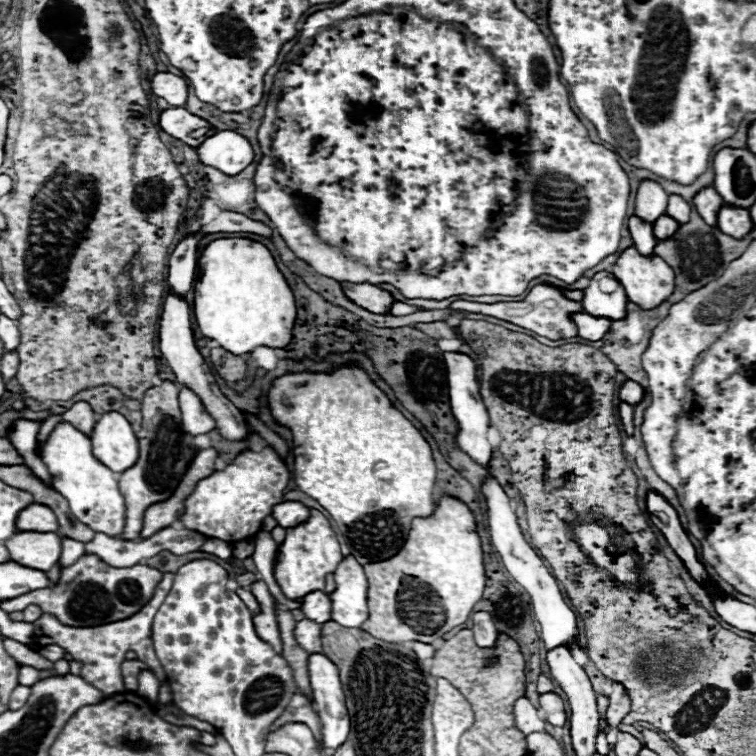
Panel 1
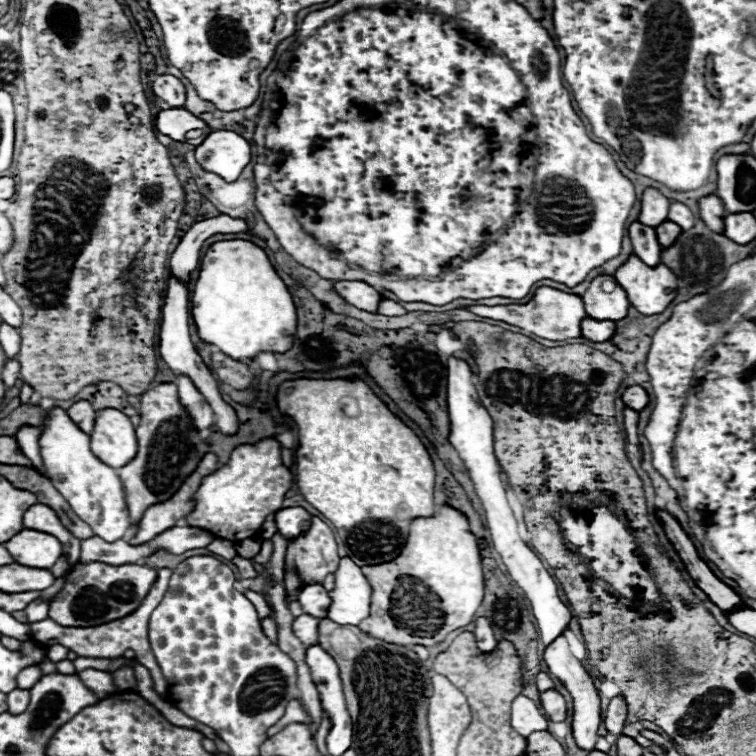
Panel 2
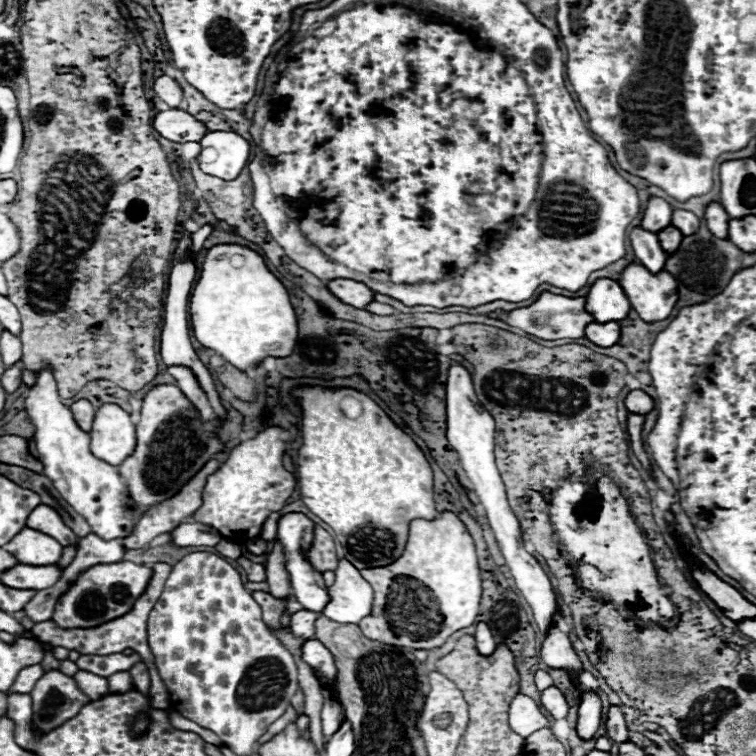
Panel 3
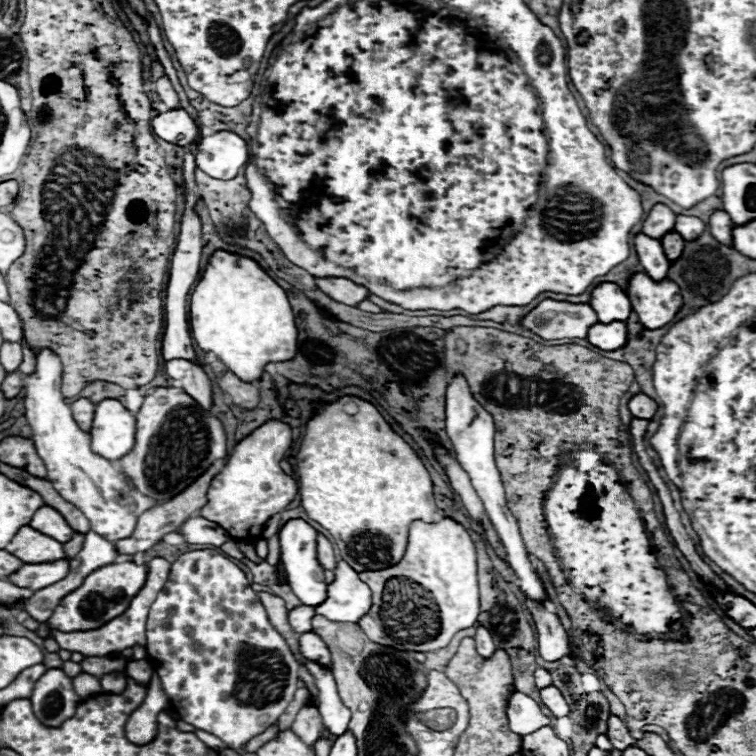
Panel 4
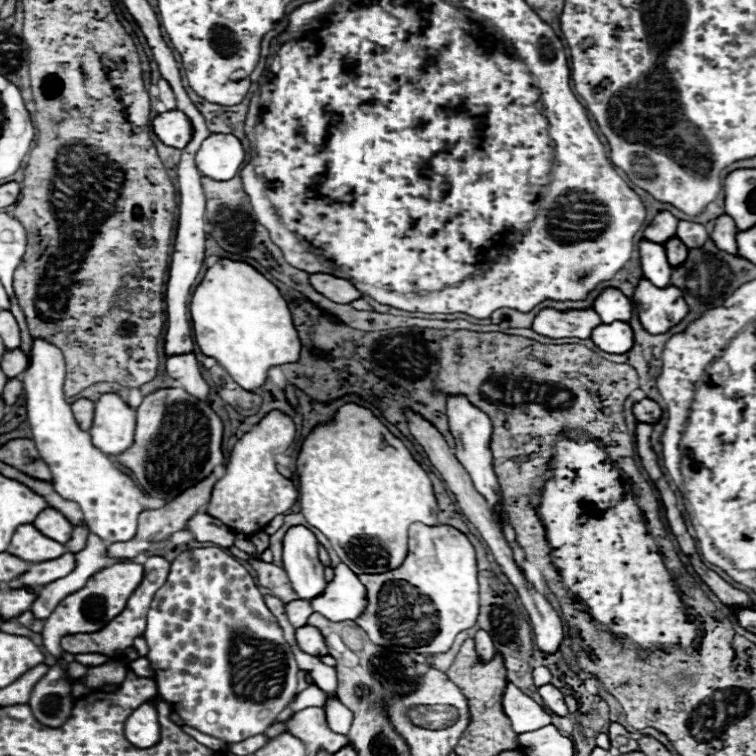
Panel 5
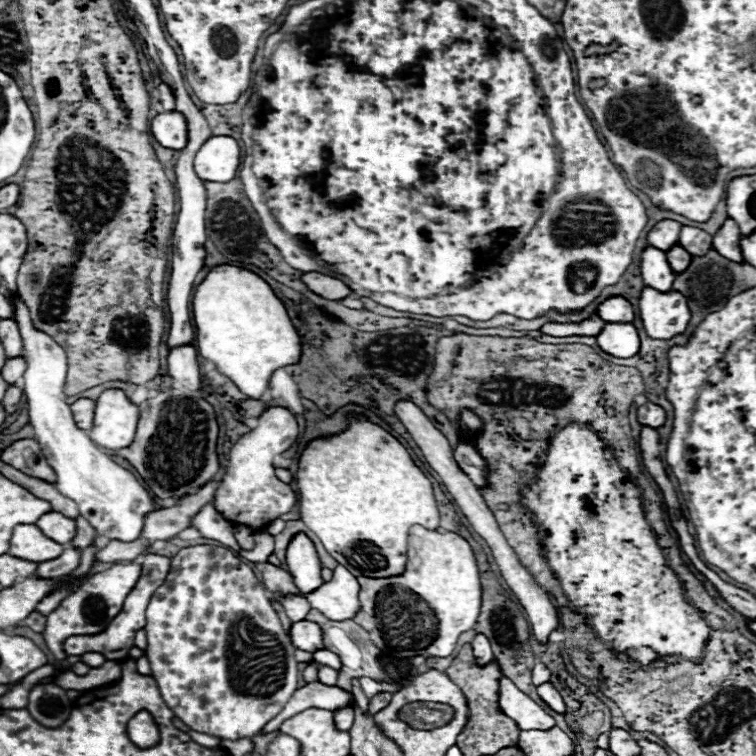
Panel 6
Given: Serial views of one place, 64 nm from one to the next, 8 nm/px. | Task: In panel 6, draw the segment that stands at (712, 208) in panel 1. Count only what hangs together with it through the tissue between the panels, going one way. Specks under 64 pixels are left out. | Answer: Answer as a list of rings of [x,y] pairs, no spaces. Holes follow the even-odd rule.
[[[726,218],[722,228],[712,236],[712,246],[724,258],[728,258],[732,262],[744,262],[742,250],[740,250],[740,238],[742,238],[742,234],[740,234],[736,222]]]

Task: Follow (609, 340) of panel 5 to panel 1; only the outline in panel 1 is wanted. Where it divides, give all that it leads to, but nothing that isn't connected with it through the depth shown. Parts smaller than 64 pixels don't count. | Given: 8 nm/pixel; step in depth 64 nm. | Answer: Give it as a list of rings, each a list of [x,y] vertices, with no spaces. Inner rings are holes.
[[[588,312],[572,314],[572,322],[578,328],[578,336],[586,340],[600,340],[610,330],[608,318],[596,318],[596,316],[590,316]]]

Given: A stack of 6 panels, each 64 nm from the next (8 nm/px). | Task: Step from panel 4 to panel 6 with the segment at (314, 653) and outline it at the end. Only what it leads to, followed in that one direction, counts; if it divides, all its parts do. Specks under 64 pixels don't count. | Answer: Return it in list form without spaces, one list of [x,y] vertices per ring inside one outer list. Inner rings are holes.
[[[308,620],[292,624],[290,640],[296,648],[300,648],[304,652],[316,652],[316,650],[324,648],[320,626],[316,626],[314,622],[308,622]]]

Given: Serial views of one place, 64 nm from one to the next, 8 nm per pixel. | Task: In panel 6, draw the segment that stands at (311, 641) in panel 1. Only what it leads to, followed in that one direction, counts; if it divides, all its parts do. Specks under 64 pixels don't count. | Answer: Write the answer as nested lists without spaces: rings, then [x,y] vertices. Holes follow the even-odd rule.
[[[274,594],[274,598],[284,606],[286,616],[288,616],[292,622],[304,620],[306,614],[310,612],[308,600],[306,600],[304,596],[280,596],[280,594]]]

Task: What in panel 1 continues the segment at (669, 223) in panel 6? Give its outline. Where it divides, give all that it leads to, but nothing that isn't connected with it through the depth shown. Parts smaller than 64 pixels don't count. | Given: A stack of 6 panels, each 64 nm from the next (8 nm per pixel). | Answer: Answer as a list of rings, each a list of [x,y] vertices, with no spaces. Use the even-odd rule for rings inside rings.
[[[642,180],[638,190],[636,190],[636,200],[634,200],[634,212],[646,222],[654,222],[658,216],[666,214],[666,204],[668,204],[668,194],[664,188],[654,182],[654,180]]]

